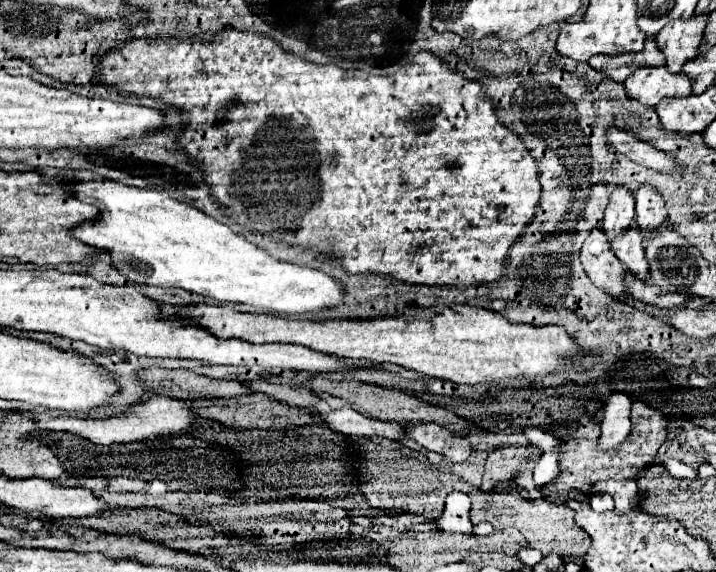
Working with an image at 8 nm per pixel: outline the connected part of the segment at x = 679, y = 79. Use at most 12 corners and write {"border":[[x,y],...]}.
{"border":[[639,67],[627,95],[655,107],[663,97],[691,95],[691,79],[661,67]]}

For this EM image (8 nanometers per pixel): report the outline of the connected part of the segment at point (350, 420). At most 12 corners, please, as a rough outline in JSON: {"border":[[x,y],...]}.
{"border":[[343,407],[325,423],[345,435],[401,441],[403,425],[375,421]]}

